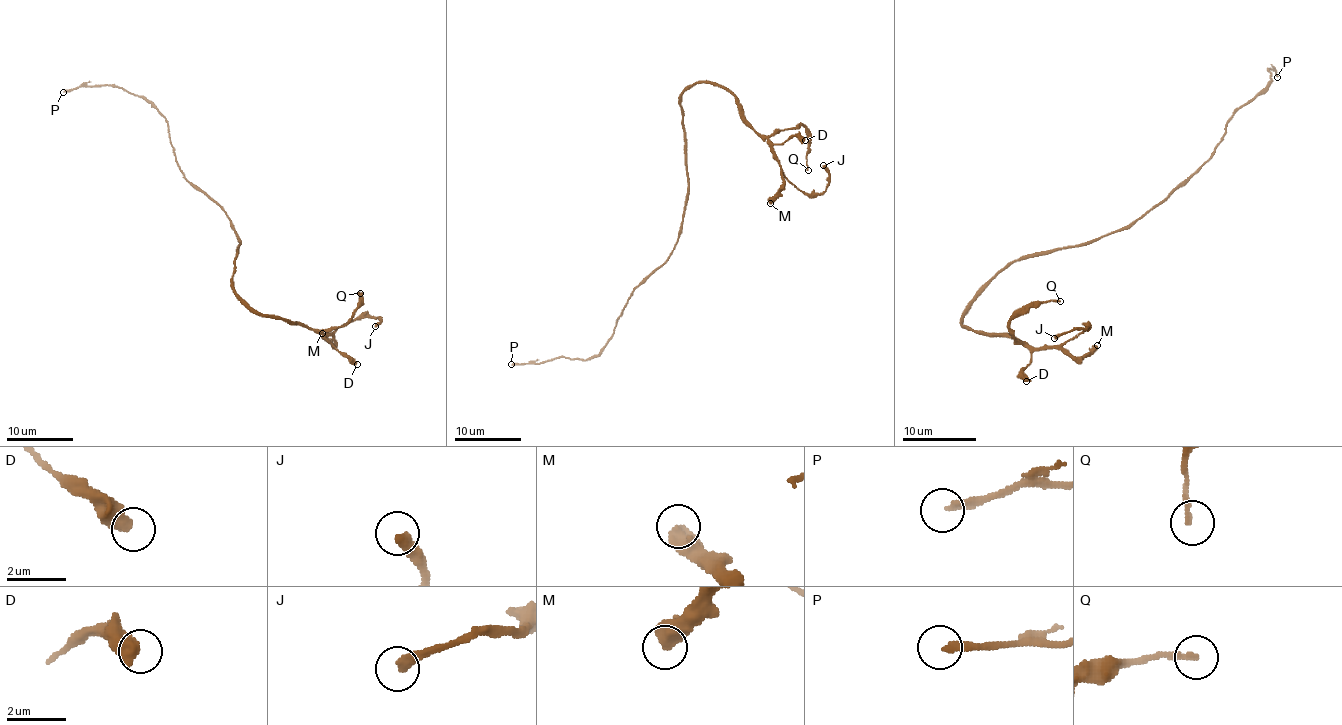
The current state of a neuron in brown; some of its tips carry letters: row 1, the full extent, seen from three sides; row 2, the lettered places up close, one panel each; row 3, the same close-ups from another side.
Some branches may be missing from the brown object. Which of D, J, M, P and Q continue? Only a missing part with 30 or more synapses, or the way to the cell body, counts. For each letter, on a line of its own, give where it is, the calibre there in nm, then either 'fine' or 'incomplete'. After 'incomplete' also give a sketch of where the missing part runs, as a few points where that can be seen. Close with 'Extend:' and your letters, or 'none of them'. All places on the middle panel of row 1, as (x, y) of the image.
D: place (805, 140); calibre 550 nm; fine
J: place (823, 165); calibre 400 nm; fine
M: place (770, 203); calibre 550 nm; fine
P: place (511, 364); calibre 200 nm; incomplete
Q: place (808, 170); calibre 170 nm; fine
Extend: P

